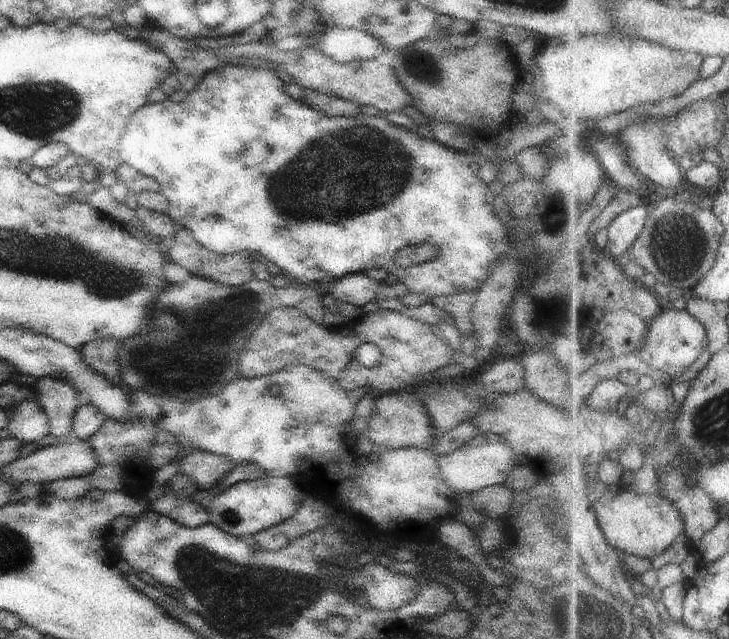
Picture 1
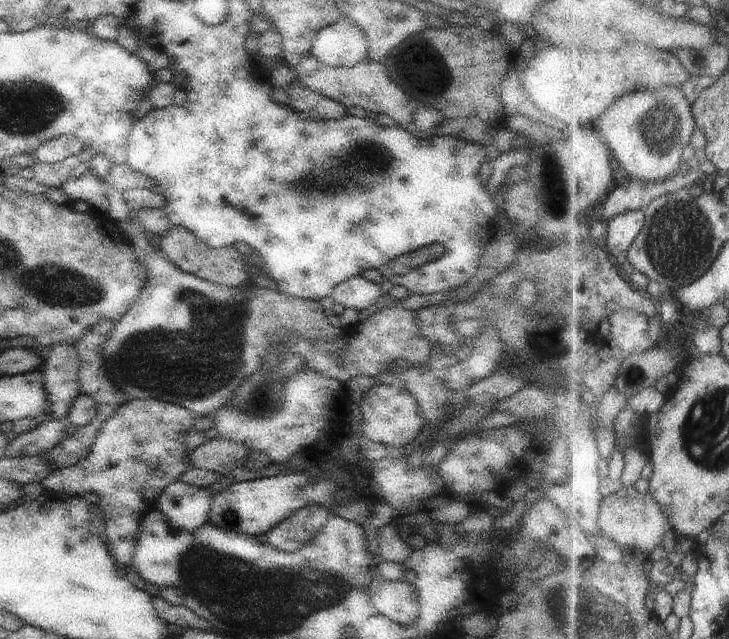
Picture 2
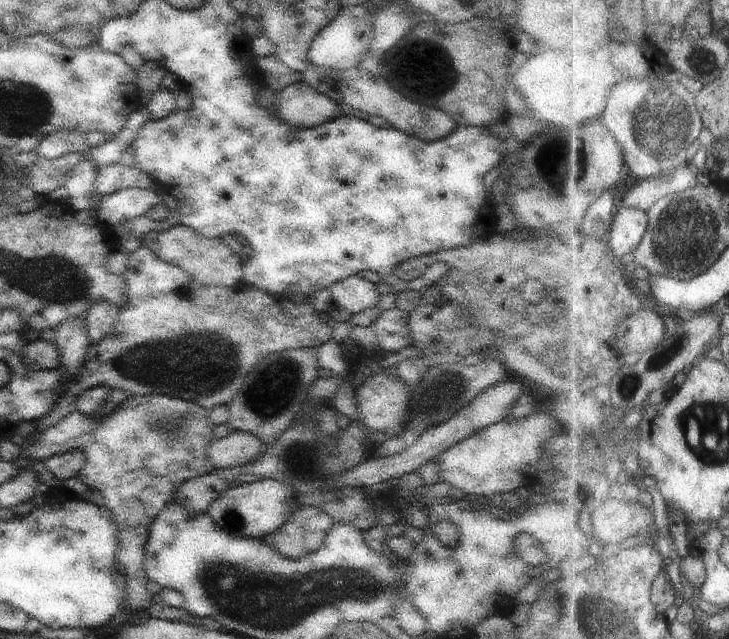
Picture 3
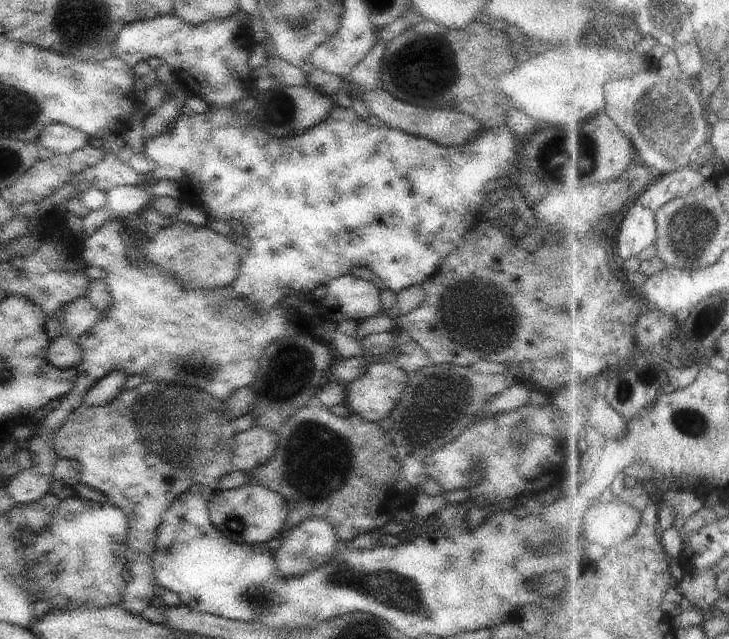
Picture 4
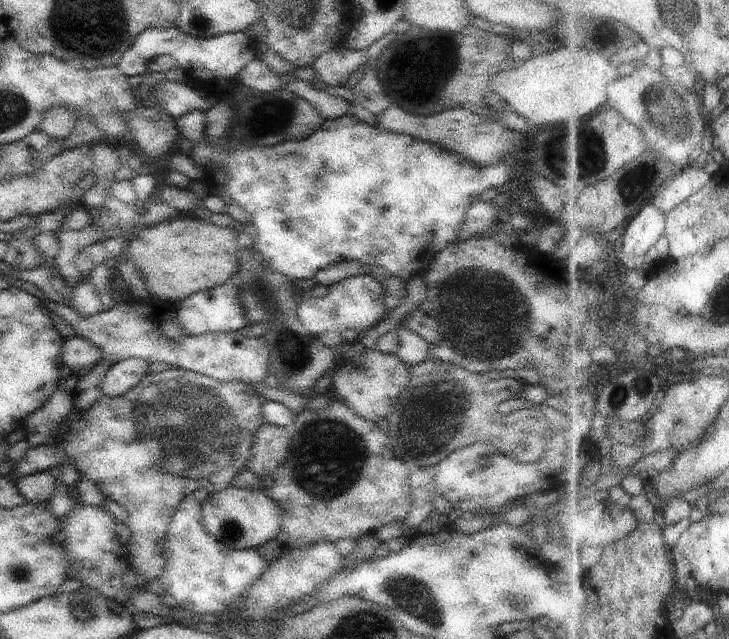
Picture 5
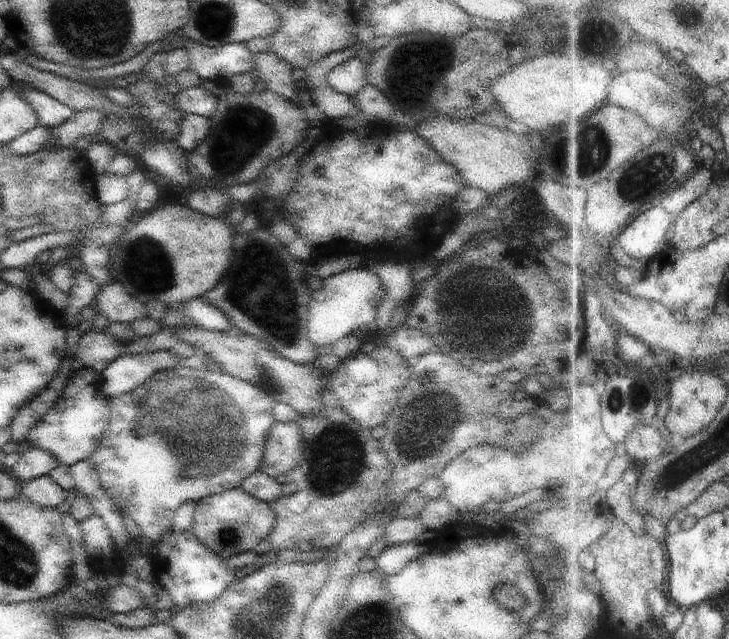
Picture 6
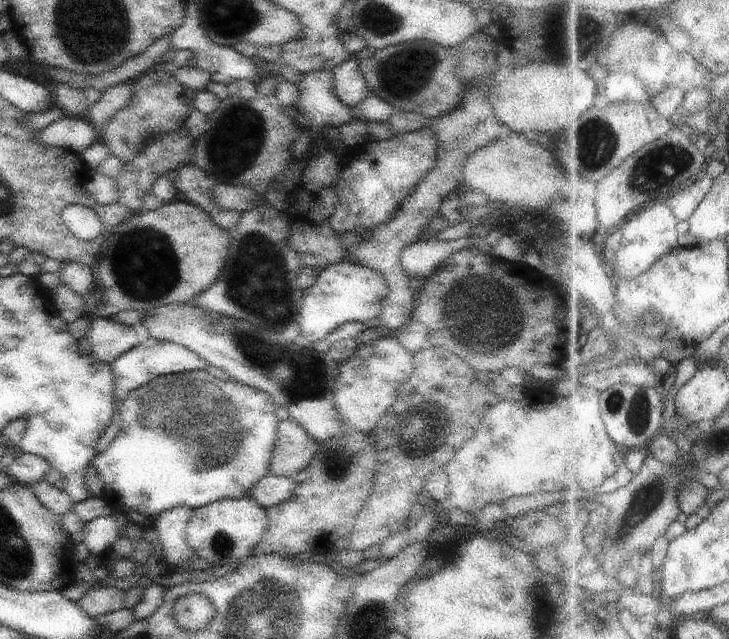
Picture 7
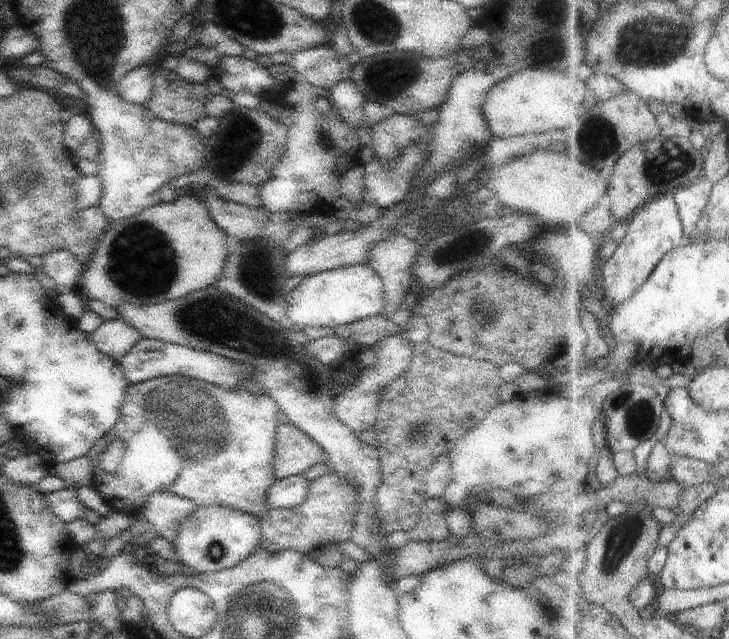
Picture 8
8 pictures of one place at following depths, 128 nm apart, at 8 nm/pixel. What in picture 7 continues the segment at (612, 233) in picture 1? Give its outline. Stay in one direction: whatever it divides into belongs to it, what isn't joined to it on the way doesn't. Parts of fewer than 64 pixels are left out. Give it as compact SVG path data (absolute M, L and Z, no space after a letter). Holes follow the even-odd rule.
M657 201L651 204L649 208L643 208L641 212L637 212L637 216L633 216L633 220L629 220L621 230L623 230L623 246L621 252L617 254L619 260L619 278L627 280L627 278L635 278L641 272L647 272L663 254L667 254L669 250L673 250L677 246L677 220L673 216L673 212L668 208L664 201Z

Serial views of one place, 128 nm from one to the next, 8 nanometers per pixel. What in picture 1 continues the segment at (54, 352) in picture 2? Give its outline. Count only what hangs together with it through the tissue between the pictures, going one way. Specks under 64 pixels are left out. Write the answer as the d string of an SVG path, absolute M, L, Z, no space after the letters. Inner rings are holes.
M57 375L37 378L34 388L39 406L45 411L49 433L55 438L65 438L72 430L74 412L80 402L77 390Z

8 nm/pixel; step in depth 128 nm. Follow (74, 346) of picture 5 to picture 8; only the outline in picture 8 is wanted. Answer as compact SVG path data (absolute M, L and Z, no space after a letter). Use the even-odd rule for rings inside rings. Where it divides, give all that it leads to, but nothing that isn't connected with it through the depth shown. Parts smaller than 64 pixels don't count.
M119 318L103 321L103 324L99 324L89 335L91 342L101 354L117 362L120 362L121 357L125 356L142 337L125 320Z

